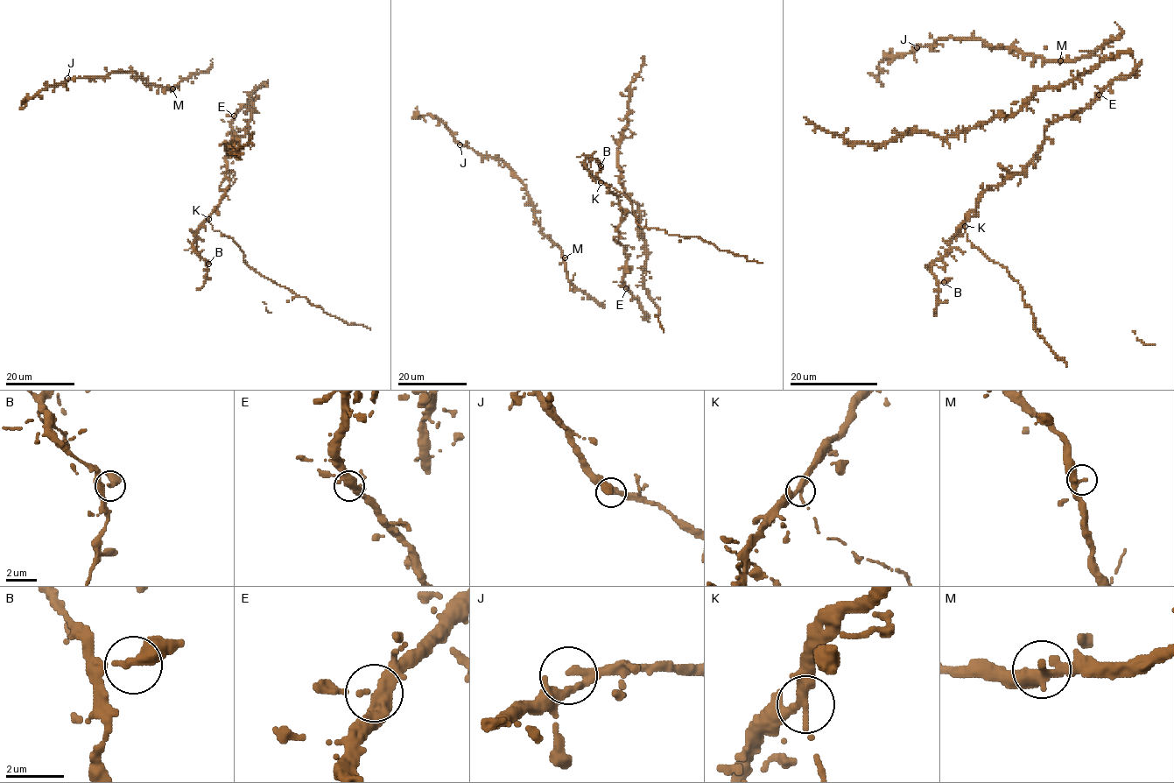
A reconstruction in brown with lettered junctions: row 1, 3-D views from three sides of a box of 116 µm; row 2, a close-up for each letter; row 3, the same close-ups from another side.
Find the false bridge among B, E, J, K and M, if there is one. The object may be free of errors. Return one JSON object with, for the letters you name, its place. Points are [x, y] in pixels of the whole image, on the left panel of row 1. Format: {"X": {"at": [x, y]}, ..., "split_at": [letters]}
{"K": {"at": [208, 219]}, "split_at": ["K"]}

